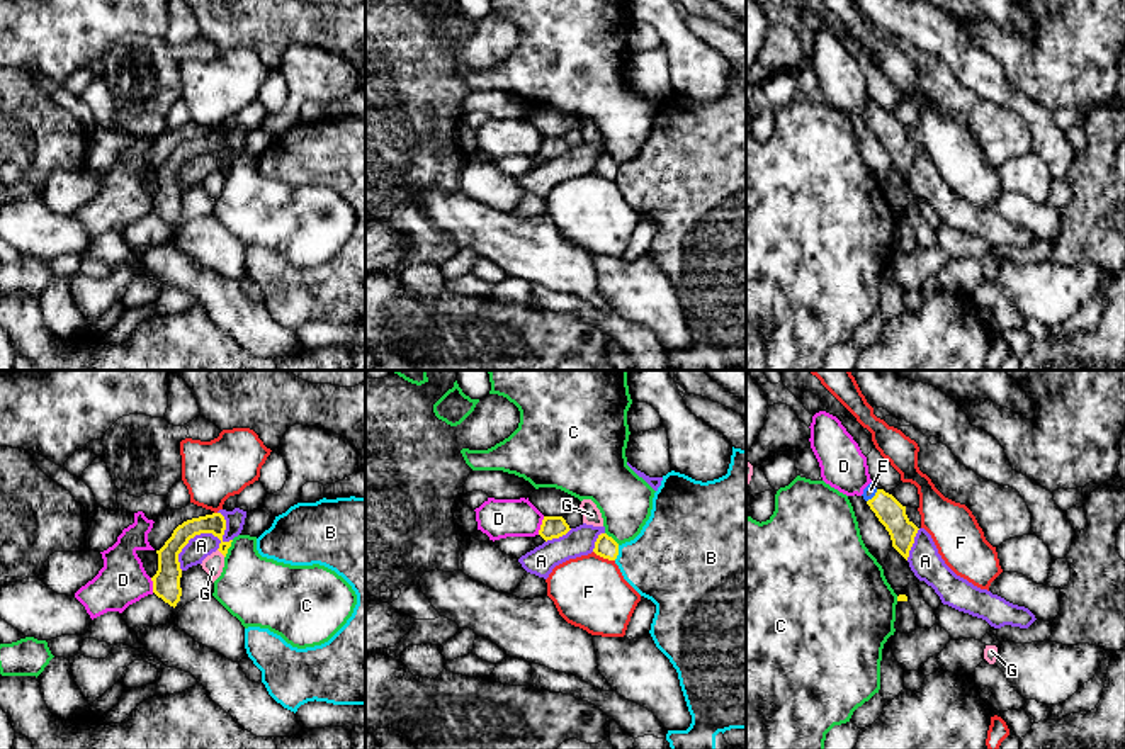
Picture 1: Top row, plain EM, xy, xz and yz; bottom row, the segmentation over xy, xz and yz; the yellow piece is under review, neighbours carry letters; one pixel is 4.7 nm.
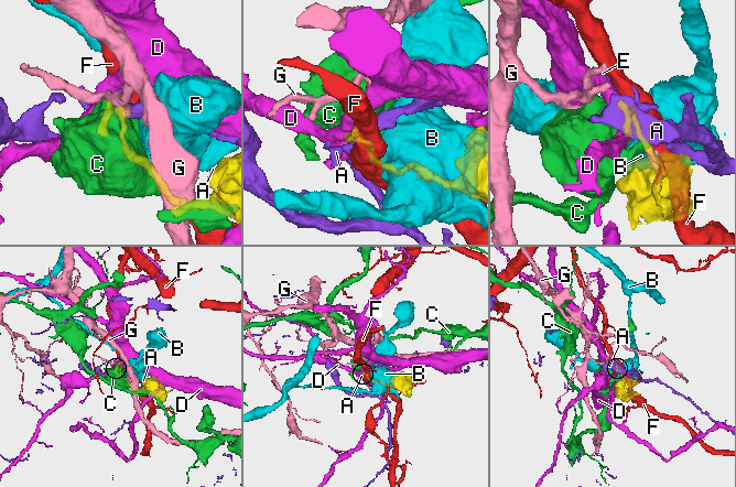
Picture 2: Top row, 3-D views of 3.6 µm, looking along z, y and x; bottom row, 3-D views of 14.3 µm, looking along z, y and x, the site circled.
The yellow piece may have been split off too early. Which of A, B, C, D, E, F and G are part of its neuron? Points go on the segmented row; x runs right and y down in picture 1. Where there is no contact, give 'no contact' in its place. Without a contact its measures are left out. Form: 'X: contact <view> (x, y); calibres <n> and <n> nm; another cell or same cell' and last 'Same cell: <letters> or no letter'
A: contact xy (203, 532); calibres 120 and 110 nm; another cell
B: contact xz (617, 552); calibres 100 and 400 nm; another cell
C: contact xy (228, 547); calibres 100 and 320 nm; another cell
D: contact xz (541, 525); calibres 110 and 190 nm; another cell
E: contact yz (874, 496); calibres 140 and 60 nm; same cell
F: contact xz (604, 557); calibres 100 and 340 nm; another cell
G: contact xy (221, 552); calibres 100 and 100 nm; another cell
Same cell: E

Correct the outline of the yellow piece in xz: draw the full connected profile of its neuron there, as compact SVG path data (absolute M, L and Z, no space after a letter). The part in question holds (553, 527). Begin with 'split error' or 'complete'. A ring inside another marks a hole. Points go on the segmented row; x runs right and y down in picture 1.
complete; M544 516L539 535L547 542L566 535L569 530L562 516Z

